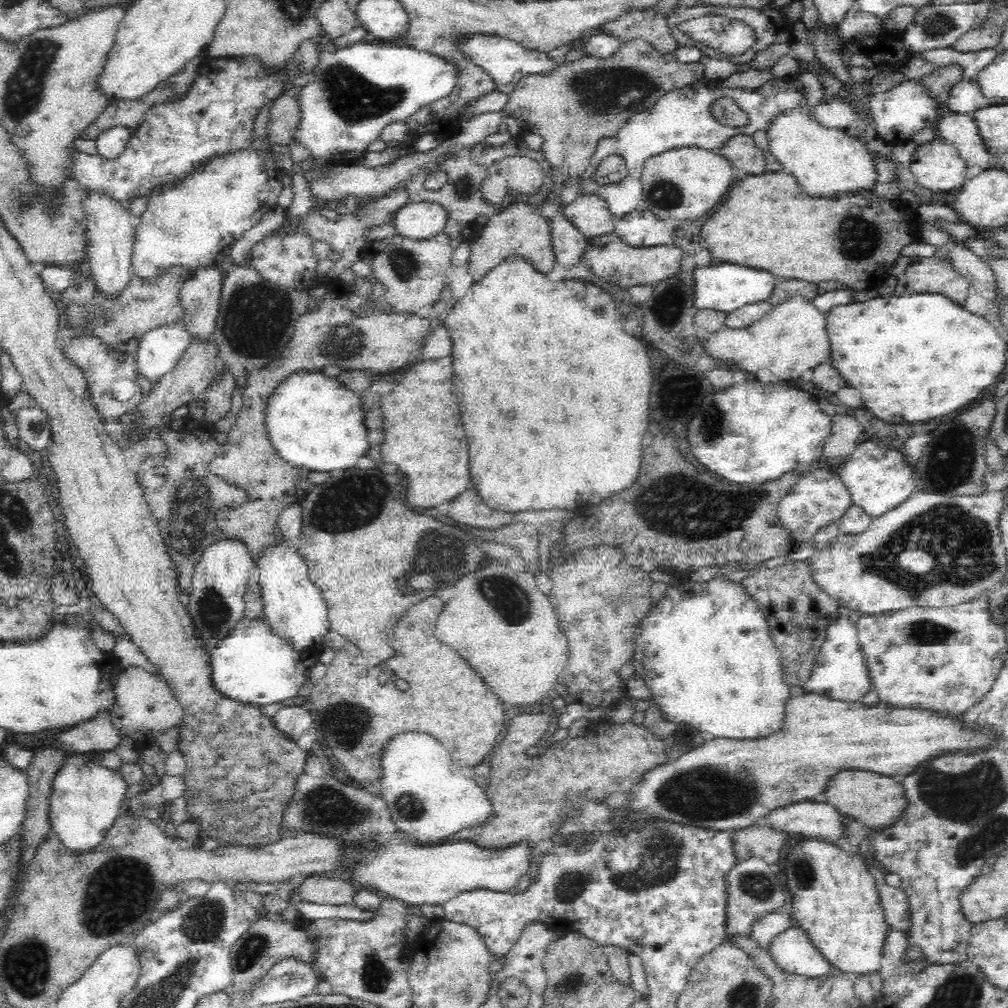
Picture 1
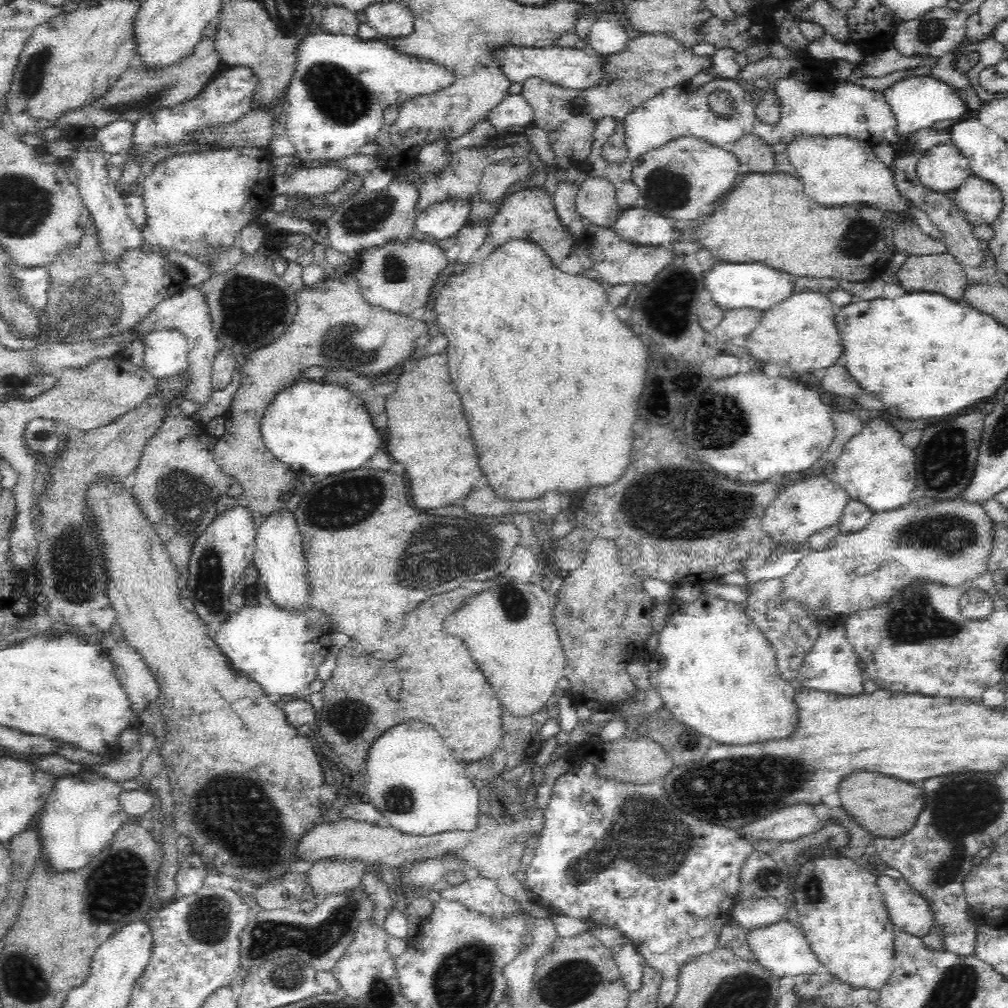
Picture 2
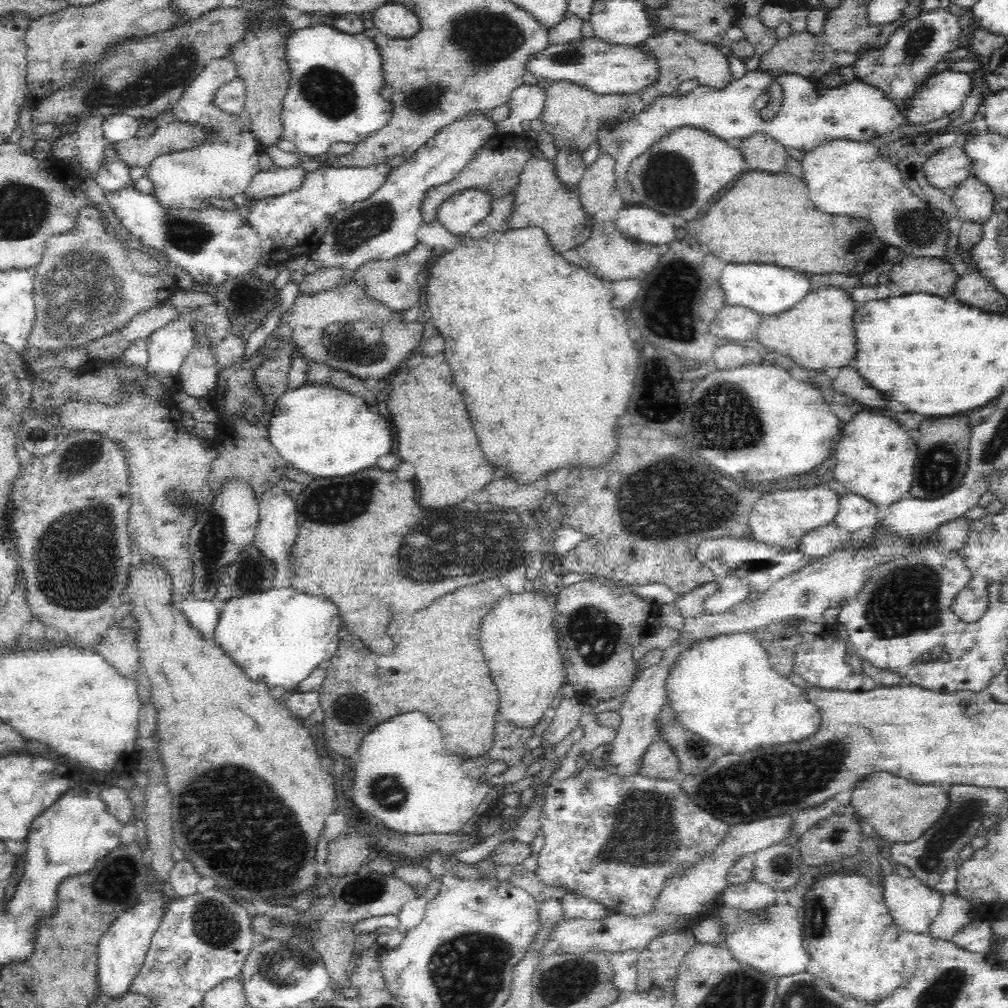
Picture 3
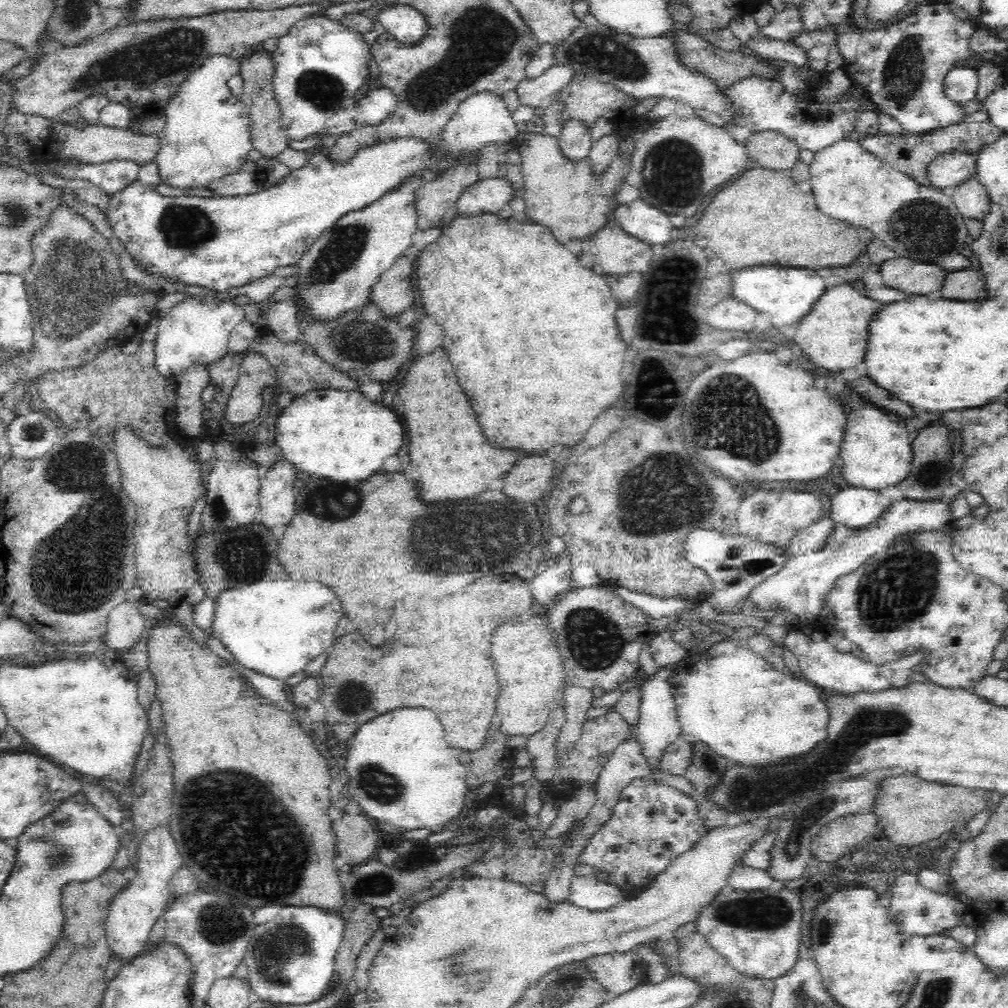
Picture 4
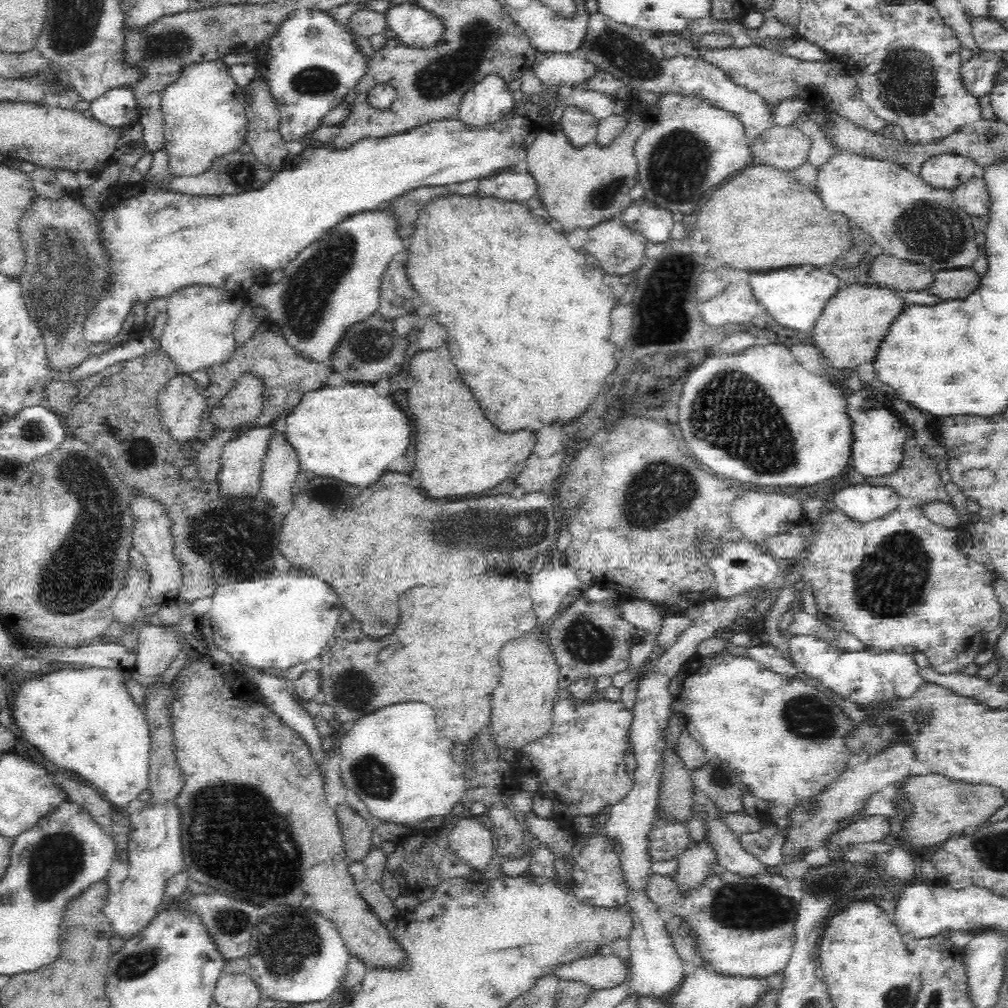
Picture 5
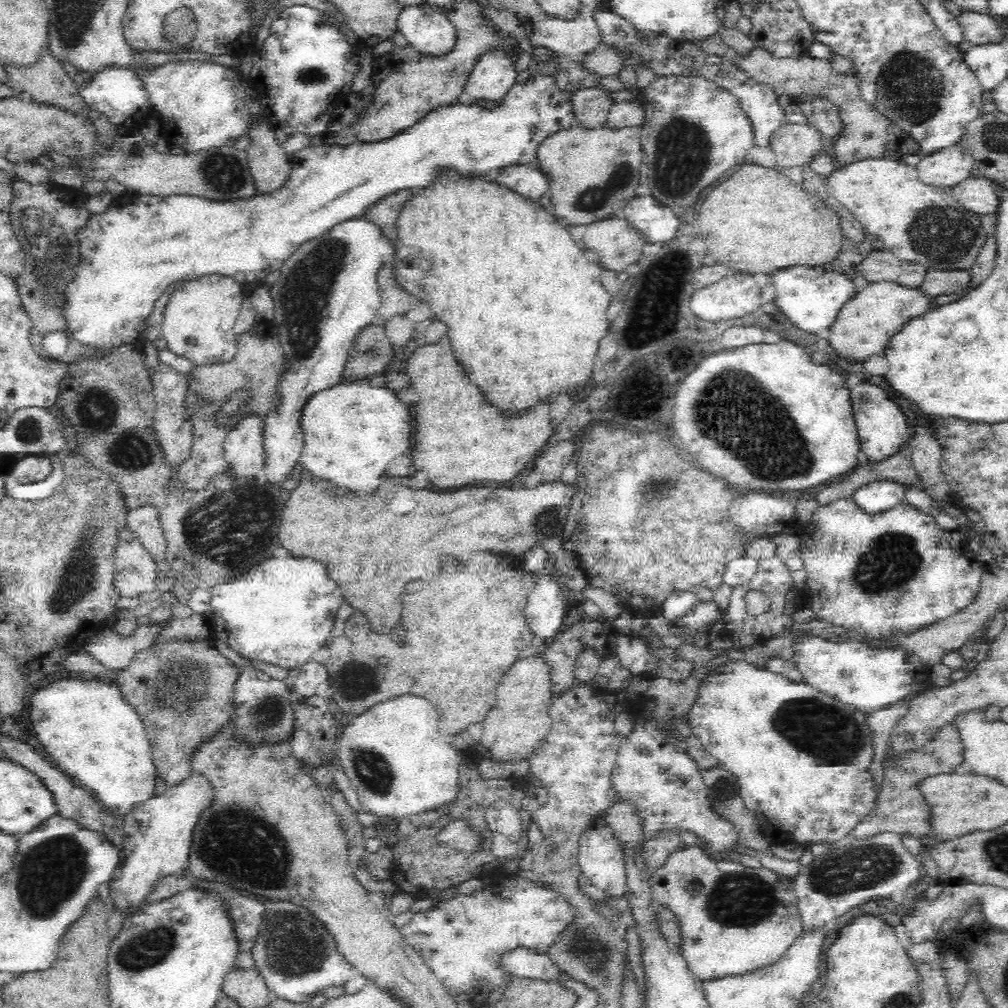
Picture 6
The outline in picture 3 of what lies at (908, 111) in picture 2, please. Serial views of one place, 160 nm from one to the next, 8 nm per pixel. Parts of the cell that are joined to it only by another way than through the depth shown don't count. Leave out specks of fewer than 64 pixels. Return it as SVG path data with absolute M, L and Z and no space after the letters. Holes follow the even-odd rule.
M950 68L936 73L928 80L922 92L911 103L911 110L905 118L905 122L912 125L922 125L948 117L954 110L962 108L963 100L972 90L972 84L974 84L974 80L968 73L952 71Z

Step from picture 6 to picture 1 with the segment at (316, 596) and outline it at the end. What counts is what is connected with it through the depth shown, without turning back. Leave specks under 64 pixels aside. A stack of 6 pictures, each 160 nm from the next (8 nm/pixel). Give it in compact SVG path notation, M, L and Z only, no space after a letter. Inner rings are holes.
M242 617L218 645L211 649L212 677L217 690L239 702L264 706L294 698L308 678L320 671L320 646L297 650L272 631L263 617Z

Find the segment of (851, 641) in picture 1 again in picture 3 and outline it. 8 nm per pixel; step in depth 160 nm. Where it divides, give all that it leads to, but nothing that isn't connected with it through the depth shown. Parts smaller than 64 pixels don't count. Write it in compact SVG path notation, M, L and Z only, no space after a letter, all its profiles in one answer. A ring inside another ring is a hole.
M808 623L796 627L796 633L800 635L800 644L794 654L793 672L799 674L812 687L823 690L842 690L845 692L867 692L880 686L874 682L868 674L854 672L845 657L848 653L846 644L839 638L832 638L832 630L822 630L822 627L812 627ZM820 632L820 634L818 634Z

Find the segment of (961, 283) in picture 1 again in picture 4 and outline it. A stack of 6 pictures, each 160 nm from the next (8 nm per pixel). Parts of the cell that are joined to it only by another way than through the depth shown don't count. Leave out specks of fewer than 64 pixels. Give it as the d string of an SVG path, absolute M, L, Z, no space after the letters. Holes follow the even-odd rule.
M898 256L881 262L879 271L885 287L902 290L910 296L940 291L946 274L939 266Z

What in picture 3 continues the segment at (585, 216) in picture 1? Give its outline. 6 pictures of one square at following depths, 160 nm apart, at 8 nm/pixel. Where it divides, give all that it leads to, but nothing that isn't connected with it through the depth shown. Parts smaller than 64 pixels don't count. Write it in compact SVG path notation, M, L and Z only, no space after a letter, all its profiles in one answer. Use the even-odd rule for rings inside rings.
M602 152L586 167L584 177L579 183L580 202L588 214L596 214L606 206L615 184L615 161L610 154Z

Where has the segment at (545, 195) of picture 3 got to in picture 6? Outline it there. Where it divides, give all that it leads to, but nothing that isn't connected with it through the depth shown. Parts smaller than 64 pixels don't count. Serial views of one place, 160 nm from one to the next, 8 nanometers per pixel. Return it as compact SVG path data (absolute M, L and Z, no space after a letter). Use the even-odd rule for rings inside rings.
M604 123L598 128L578 125L569 129L559 130L549 136L538 149L538 164L547 175L551 190L551 203L554 204L555 215L563 223L570 225L587 225L614 216L623 210L630 200L634 199L636 188L642 183L640 164L644 157L641 144L642 129L638 127L616 128Z

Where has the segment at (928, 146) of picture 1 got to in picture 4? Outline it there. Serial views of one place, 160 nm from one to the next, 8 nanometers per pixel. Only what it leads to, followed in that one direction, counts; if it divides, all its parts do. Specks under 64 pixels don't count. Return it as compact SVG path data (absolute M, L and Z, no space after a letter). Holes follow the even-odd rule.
M947 153L936 158L927 166L927 178L932 187L956 188L973 178L977 156Z

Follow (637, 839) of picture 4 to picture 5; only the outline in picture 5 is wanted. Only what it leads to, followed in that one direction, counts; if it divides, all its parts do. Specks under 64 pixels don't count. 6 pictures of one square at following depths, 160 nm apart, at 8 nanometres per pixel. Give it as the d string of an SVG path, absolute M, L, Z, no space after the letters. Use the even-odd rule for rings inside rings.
M656 814L652 832L648 836L648 853L652 862L679 858L690 845L686 822L672 824L669 820L661 820Z

